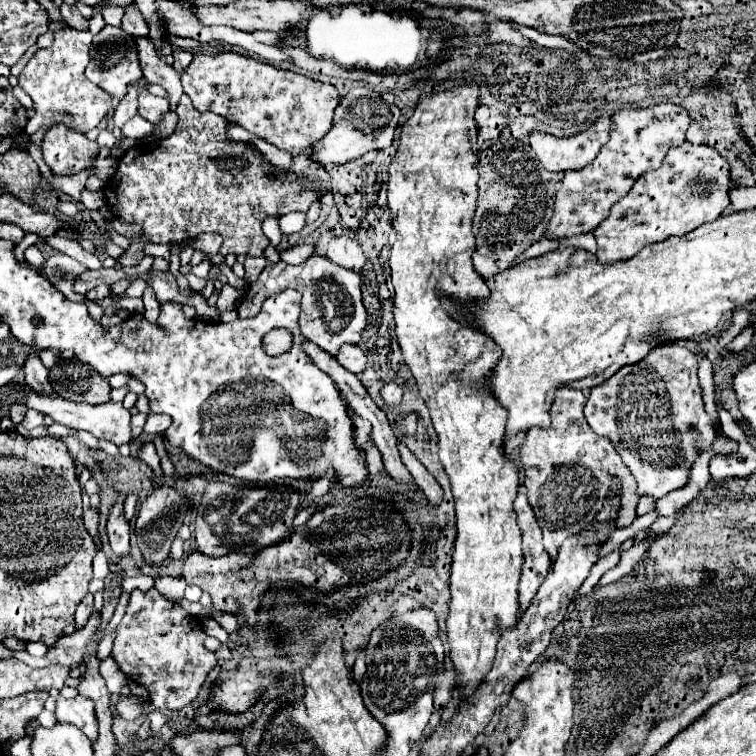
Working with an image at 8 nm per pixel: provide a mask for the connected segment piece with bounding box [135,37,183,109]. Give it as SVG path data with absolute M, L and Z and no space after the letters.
M135 37L135 43L137 43L137 57L139 57L143 77L151 85L155 83L155 85L165 87L165 91L169 93L171 109L173 109L175 103L179 101L179 97L183 95L179 73L163 61L163 57L155 51L153 43L147 37Z

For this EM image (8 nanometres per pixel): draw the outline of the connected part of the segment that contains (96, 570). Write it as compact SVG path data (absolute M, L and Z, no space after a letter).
M102 547L96 551L95 557L92 562L93 576L97 579L104 580L105 577L110 573L108 560L104 556Z

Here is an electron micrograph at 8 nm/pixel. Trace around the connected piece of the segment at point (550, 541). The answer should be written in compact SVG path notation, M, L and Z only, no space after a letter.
M561 387L555 393L555 403L551 407L551 425L541 429L533 427L527 431L527 439L521 445L521 461L525 465L525 487L527 487L527 497L529 505L535 511L537 523L543 531L543 545L551 557L557 557L557 545L565 541L565 537L571 537L573 533L581 533L585 525L593 519L593 513L601 509L601 501L609 495L609 481L613 477L621 477L621 483L625 485L625 493L621 493L621 517L617 517L617 527L629 527L633 519L637 517L637 493L635 493L635 481L633 475L629 475L629 469L625 469L619 453L615 451L613 443L607 437L601 437L593 433L593 429L587 425L583 417L583 407L587 403L587 393L573 389L573 387Z

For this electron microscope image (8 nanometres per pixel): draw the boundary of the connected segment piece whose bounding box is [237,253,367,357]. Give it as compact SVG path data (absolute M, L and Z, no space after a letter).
M317 253L309 257L303 265L287 265L287 263L267 263L261 277L247 287L241 305L237 307L239 317L255 317L261 311L261 303L285 289L297 289L303 295L301 307L301 333L315 345L319 345L329 355L337 355L341 345L351 343L357 345L361 341L361 333L367 325L367 311L361 301L361 277L349 269L343 269L331 263Z

